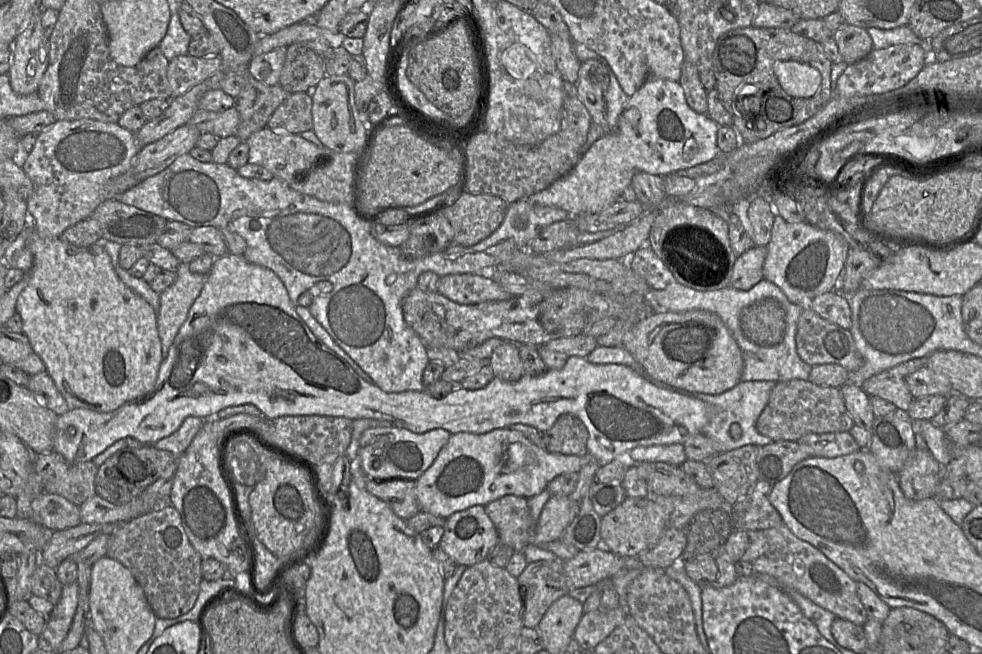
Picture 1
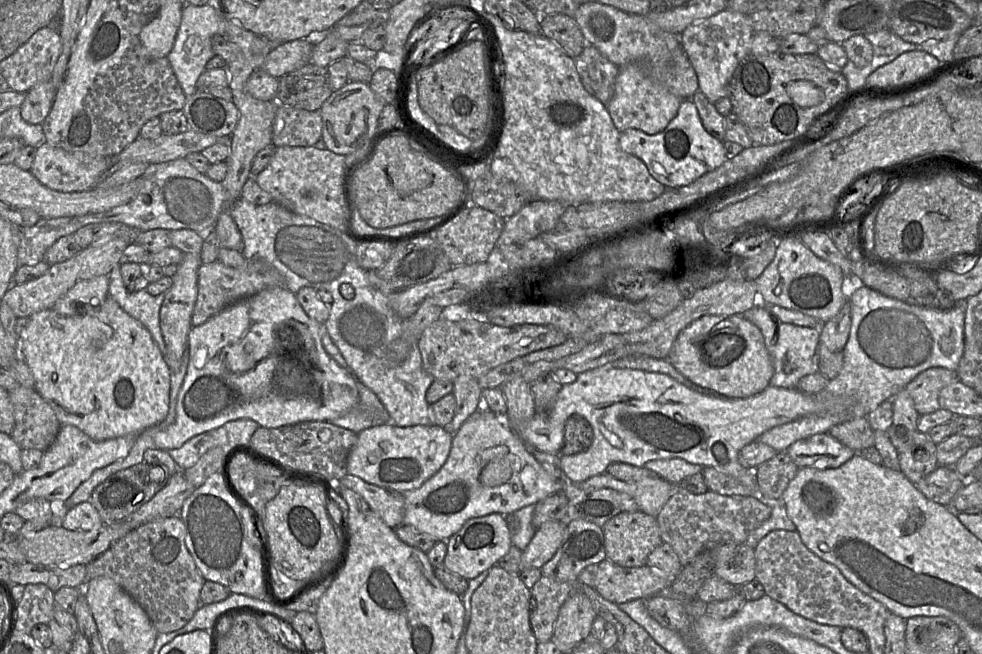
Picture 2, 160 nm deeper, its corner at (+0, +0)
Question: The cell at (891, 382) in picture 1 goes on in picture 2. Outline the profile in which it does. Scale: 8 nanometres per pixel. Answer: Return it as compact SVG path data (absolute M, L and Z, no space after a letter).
M943 367L929 368L910 381L905 389L910 394L920 415L930 414L940 408L938 397L942 388L959 380L957 372Z

